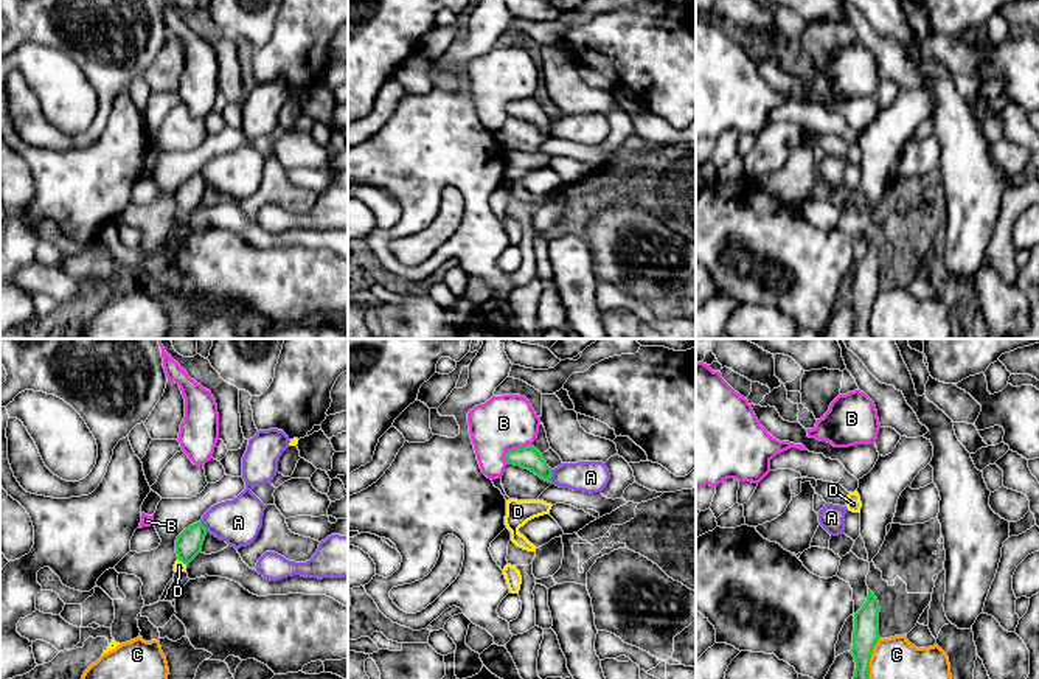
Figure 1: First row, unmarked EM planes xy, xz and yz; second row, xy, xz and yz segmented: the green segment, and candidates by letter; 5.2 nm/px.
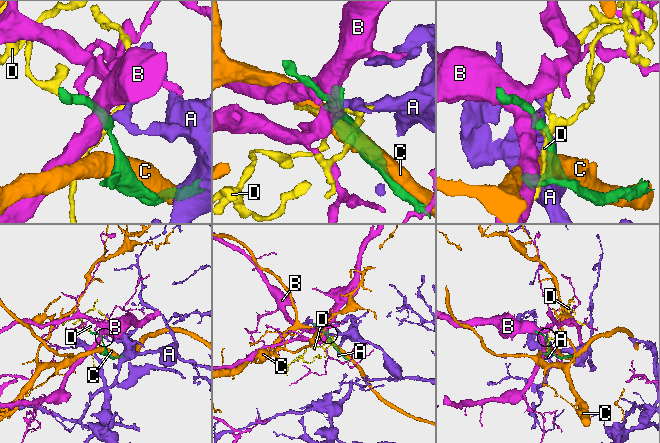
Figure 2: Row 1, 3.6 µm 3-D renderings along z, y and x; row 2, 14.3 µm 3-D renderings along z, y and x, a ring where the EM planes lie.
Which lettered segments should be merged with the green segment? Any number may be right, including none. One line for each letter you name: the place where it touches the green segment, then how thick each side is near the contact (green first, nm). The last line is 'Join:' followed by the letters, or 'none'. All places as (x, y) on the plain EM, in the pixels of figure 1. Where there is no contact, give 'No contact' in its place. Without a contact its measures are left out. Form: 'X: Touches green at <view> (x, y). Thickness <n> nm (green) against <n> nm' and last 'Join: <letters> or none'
Join: none

